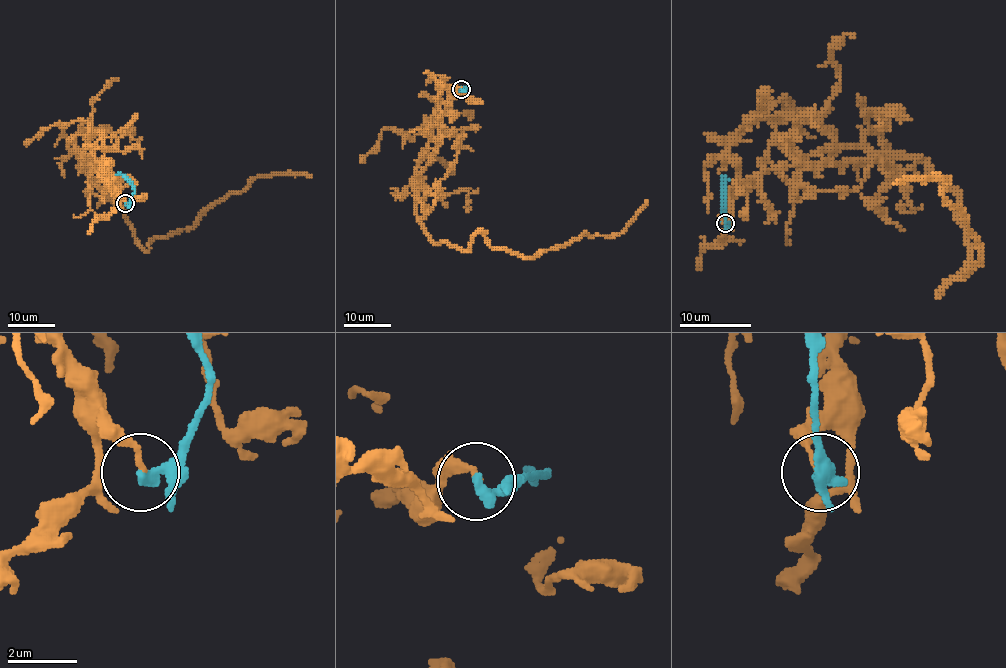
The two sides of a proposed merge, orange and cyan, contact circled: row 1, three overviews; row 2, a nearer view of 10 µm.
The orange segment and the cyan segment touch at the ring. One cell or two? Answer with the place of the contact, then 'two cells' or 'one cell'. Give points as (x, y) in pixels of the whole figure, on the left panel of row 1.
(125, 203) | two cells

